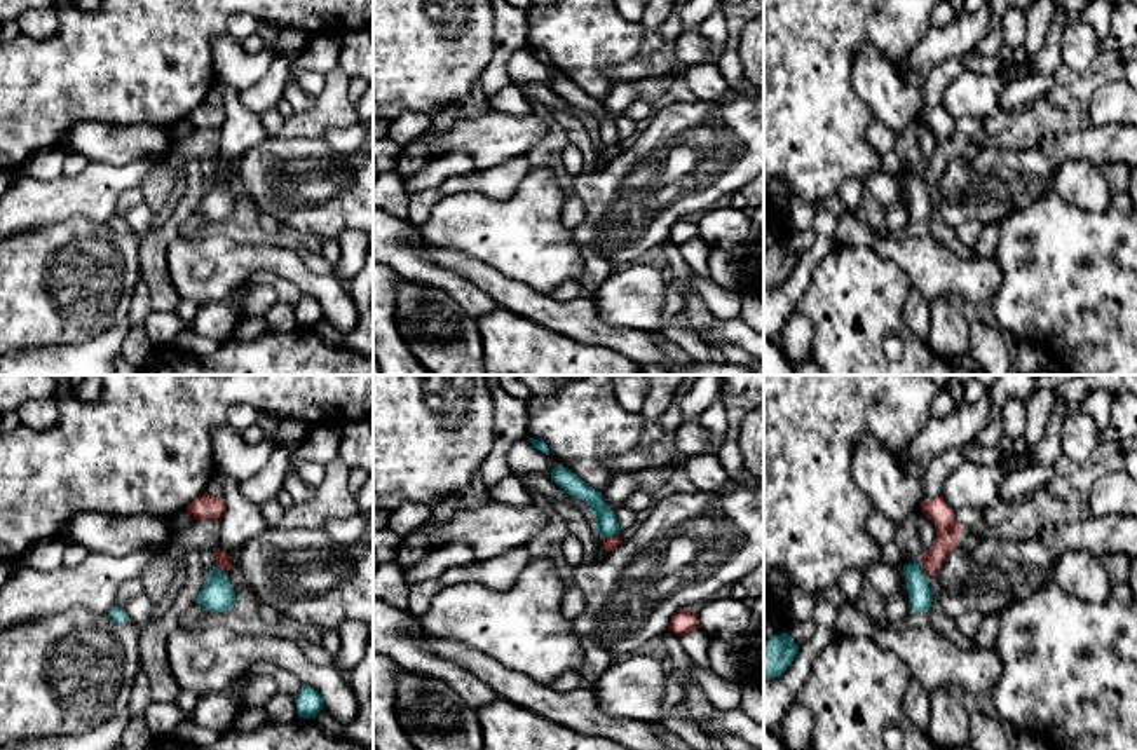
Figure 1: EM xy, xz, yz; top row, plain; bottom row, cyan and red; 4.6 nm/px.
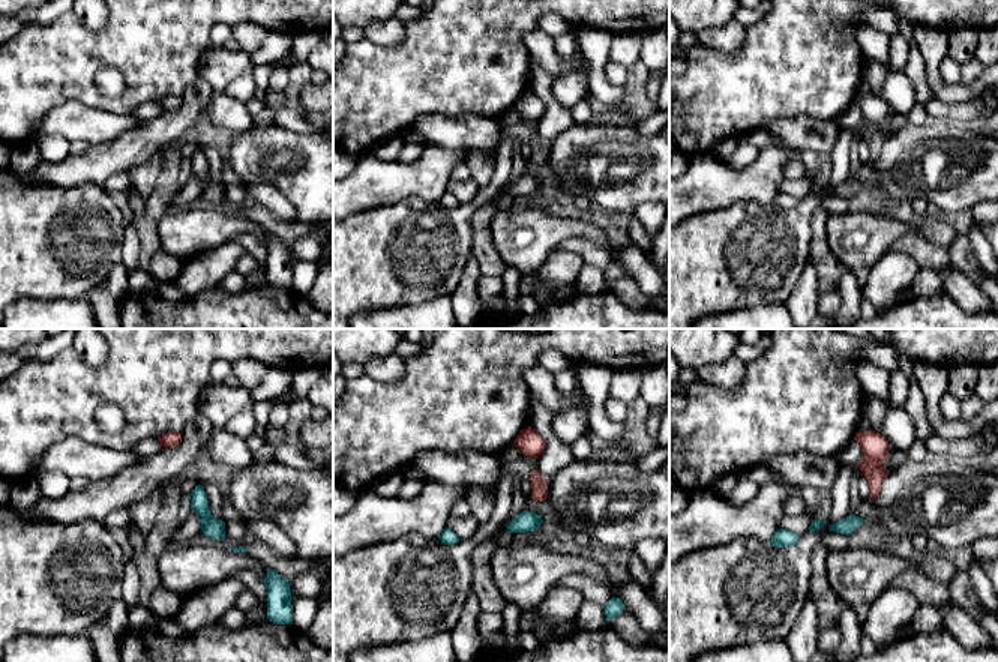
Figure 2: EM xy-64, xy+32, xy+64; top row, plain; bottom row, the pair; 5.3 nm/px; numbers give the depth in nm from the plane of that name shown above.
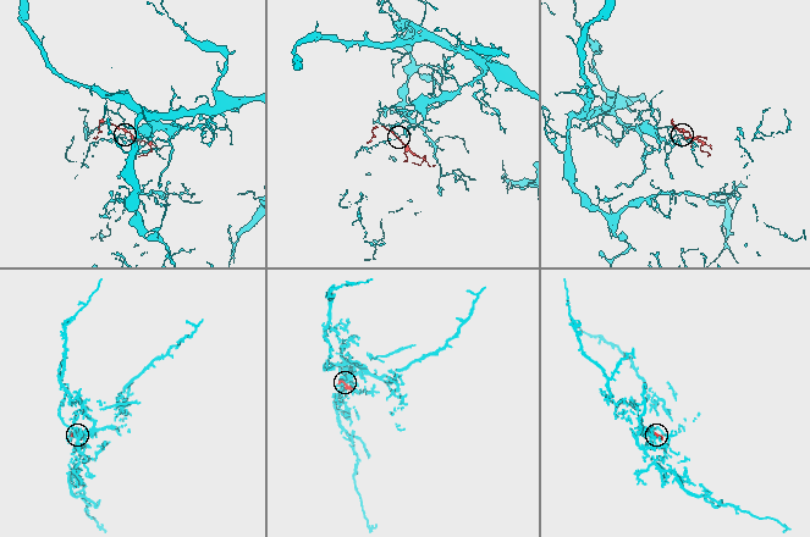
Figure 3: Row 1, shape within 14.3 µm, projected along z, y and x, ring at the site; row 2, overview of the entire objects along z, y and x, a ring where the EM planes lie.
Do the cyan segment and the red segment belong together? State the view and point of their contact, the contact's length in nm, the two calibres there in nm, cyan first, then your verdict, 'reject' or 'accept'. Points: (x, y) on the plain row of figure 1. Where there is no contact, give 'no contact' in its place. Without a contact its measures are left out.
xz (611, 145) | 80 nm | 100/60 nm | reject

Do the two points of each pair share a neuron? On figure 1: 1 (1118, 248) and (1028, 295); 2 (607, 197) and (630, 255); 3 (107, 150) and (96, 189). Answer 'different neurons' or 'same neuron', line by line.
1: same neuron
2: same neuron
3: different neurons

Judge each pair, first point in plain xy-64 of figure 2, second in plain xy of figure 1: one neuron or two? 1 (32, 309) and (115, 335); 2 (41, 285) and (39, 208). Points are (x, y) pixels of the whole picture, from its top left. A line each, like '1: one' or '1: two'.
1: one
2: two

